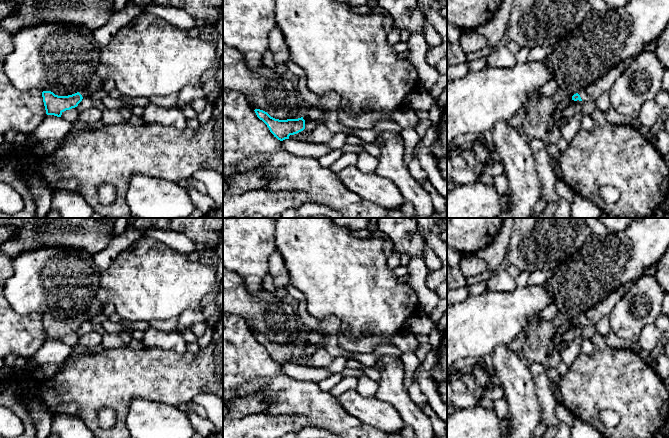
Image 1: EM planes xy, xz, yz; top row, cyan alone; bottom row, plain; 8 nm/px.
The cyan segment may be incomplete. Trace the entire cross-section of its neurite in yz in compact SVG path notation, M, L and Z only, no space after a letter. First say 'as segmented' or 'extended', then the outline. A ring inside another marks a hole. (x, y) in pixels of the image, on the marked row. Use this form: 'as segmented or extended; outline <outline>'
extended; outline M633 57L617 64L598 81L586 88L578 90L577 93L572 96L572 100L579 100L583 102L588 100L595 101L602 93L609 92L613 83L628 68L632 60Z

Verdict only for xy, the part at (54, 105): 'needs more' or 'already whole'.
needs more

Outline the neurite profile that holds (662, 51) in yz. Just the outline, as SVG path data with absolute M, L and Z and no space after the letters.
M669 23L657 39L656 43L657 48L655 54L659 58L662 66L669 70Z

